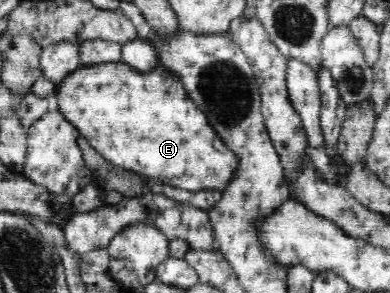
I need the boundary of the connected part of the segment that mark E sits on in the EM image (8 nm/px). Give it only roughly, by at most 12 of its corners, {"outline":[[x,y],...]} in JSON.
{"outline":[[156,67],[78,69],[58,108],[114,165],[185,192],[242,157]]}

